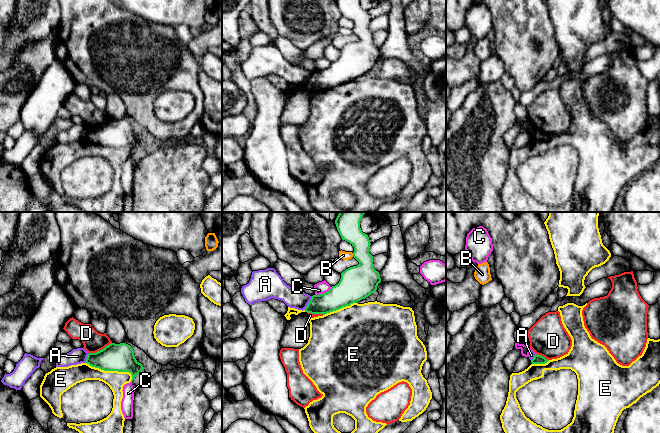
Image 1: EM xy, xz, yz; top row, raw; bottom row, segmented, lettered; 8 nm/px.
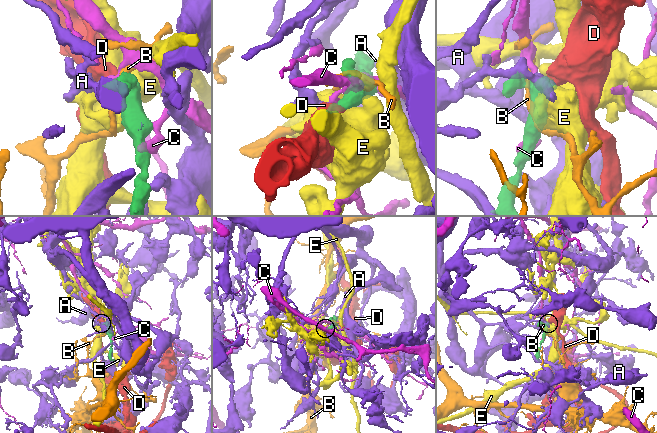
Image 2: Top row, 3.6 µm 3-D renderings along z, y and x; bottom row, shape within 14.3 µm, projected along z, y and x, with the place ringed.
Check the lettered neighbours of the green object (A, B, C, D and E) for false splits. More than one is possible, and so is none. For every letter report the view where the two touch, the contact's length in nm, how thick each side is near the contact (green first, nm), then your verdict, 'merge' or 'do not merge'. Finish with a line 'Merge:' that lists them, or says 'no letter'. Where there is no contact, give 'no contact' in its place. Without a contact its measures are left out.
A: xz | 130 nm | 180/150 nm | do not merge
B: xz | 30 nm | 280/70 nm | do not merge
C: xz | 150 nm | 260/100 nm | do not merge
D: xy | 200 nm | 220/160 nm | do not merge
E: xy | 400 nm | 220/150 nm | do not merge
Merge: no letter

